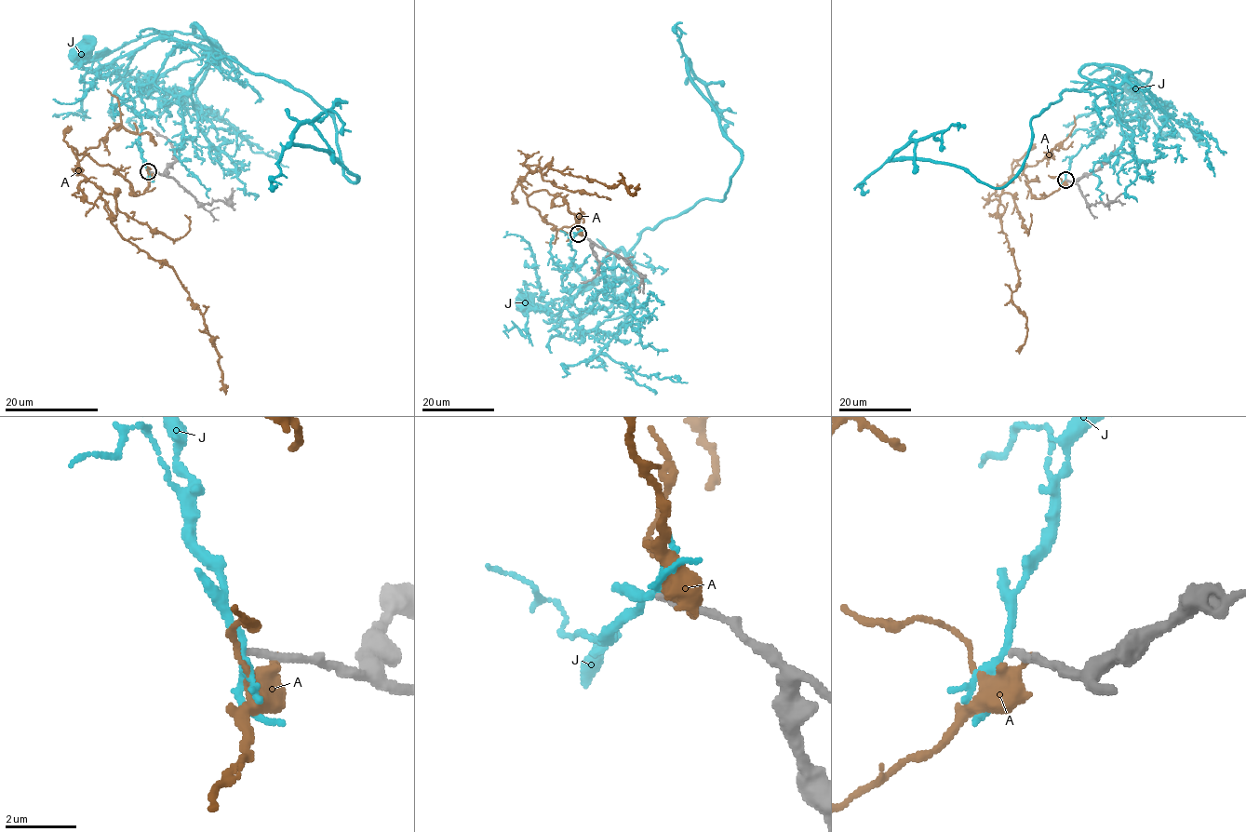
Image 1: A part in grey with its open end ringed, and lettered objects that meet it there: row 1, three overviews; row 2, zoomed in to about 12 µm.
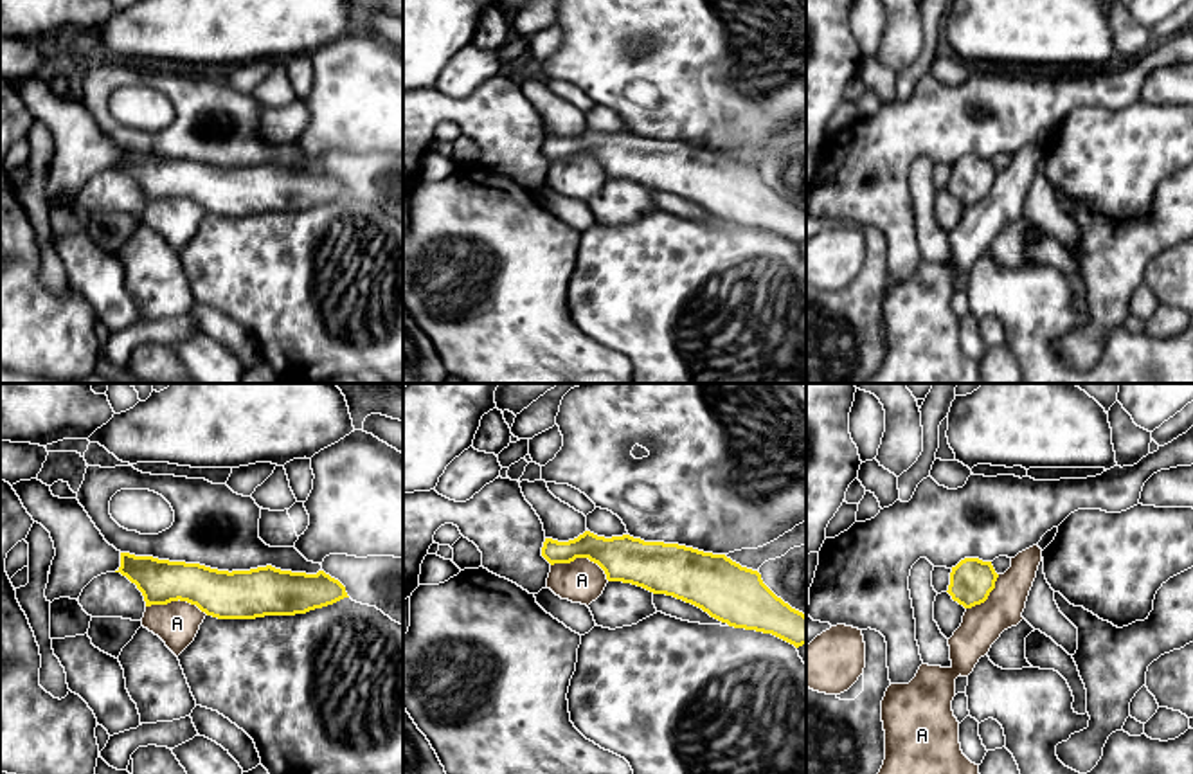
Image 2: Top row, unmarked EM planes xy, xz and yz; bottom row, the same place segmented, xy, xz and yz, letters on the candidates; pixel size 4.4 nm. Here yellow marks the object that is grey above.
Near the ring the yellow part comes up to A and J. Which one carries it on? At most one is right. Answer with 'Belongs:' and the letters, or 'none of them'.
Belongs: none of them

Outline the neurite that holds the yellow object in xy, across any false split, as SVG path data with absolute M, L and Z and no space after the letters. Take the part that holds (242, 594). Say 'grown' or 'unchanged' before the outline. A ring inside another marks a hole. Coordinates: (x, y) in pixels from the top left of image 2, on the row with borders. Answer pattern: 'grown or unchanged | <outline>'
unchanged | M121 553L115 572L137 585L146 607L180 599L218 619L295 616L349 598L345 587L324 571L306 574L266 565L229 572Z

